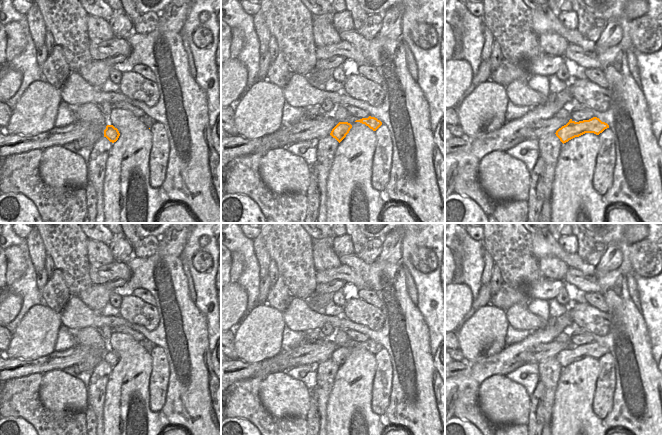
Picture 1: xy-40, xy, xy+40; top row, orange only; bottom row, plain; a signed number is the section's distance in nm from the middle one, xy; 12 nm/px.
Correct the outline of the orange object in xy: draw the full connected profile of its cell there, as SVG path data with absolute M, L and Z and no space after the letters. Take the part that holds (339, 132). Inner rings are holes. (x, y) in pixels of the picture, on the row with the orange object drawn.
M339 122L331 131L330 135L335 138L339 143L349 133L352 125L348 122Z

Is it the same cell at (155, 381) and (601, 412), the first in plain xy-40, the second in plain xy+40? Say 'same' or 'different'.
same

